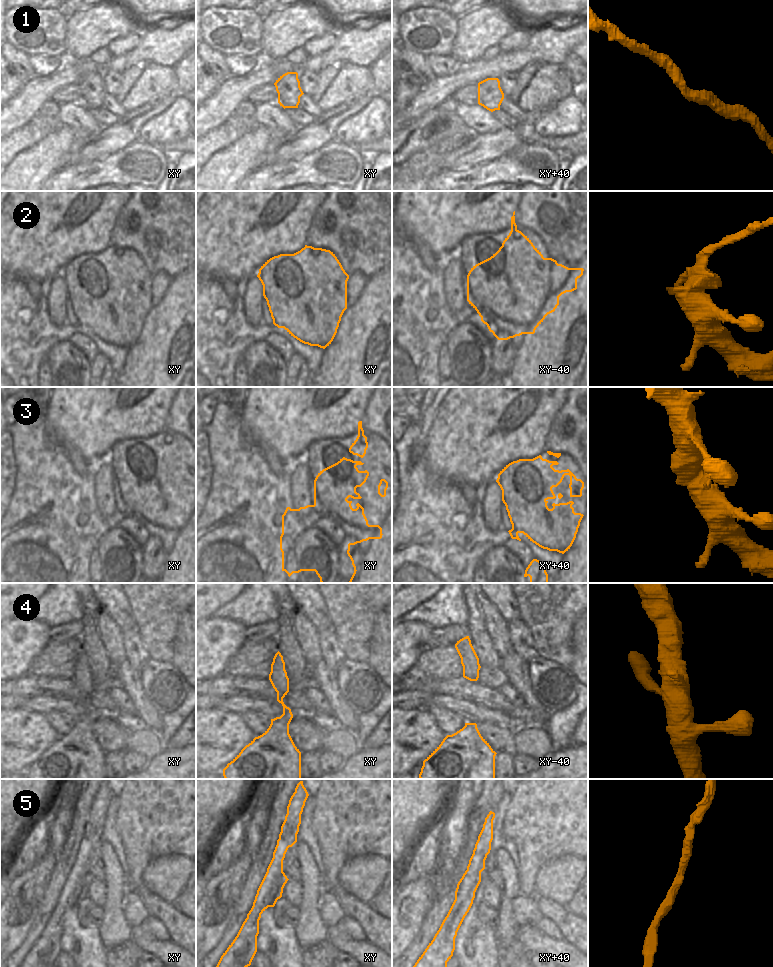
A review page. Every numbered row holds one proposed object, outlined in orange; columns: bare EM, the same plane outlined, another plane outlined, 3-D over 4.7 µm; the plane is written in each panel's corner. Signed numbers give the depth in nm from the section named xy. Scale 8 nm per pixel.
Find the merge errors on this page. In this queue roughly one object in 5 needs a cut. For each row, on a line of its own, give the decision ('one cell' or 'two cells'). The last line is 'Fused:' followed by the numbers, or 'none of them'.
1: one cell
2: two cells
3: one cell
4: one cell
5: one cell
Fused: 2

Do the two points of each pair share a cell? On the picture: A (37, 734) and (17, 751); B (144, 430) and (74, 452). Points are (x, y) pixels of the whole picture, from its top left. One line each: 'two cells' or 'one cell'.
A: one cell
B: one cell

